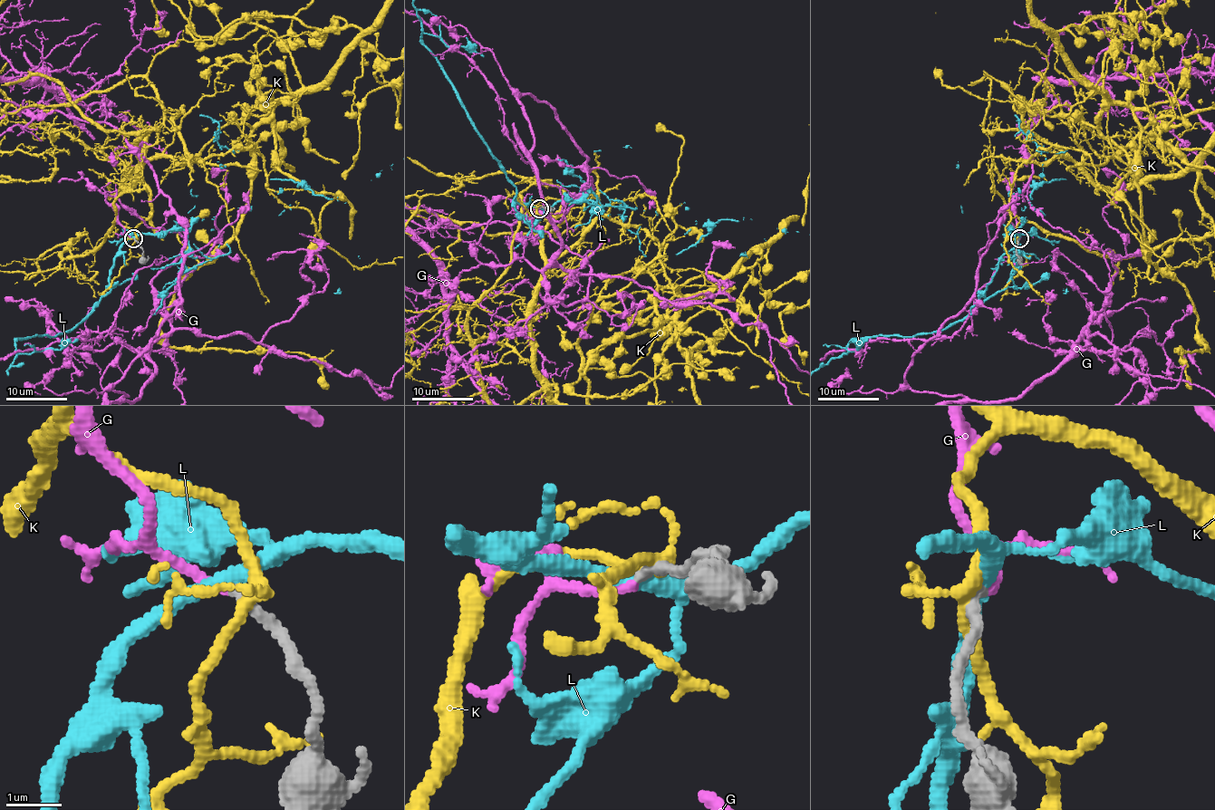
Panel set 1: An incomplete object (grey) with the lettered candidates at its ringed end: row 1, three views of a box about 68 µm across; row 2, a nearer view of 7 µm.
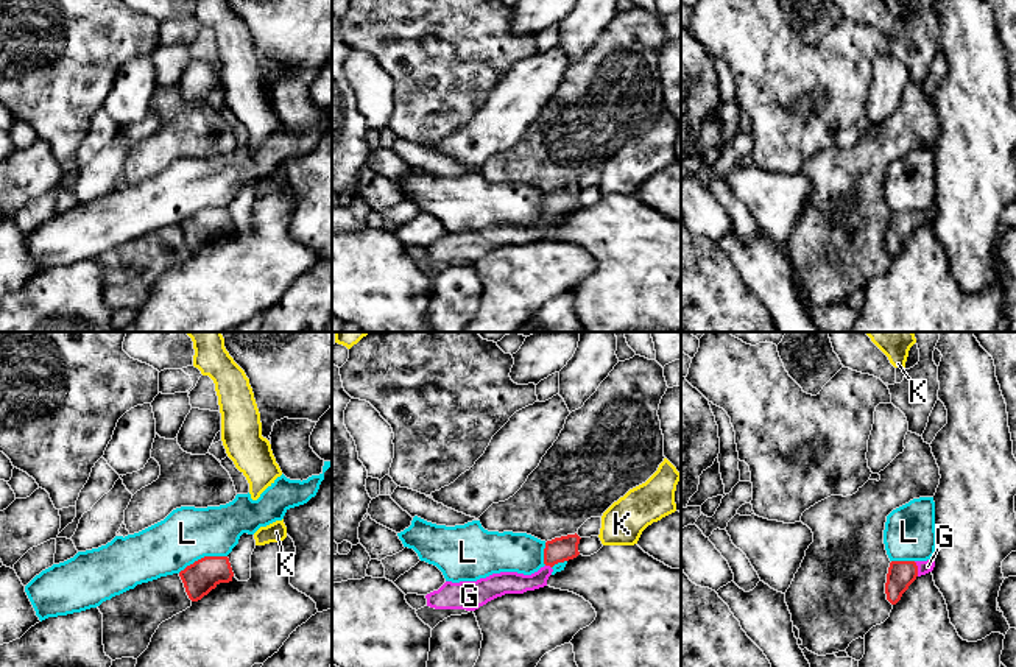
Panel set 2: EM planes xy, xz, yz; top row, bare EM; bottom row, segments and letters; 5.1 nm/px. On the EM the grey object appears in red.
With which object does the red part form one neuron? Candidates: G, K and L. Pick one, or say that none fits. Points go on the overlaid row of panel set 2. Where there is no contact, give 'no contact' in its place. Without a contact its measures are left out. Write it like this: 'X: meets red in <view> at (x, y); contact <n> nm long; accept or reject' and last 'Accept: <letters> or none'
G: meets red in yz at (917, 569); contact 80 nm long; accept
K: no contact; reject
L: meets red in xy at (201, 558); contact 280 nm long; reject
Accept: G

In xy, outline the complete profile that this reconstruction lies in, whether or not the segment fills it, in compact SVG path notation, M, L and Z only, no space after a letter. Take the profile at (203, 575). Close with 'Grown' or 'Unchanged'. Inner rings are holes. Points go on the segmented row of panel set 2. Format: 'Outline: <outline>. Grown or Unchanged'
Outline: M204 556L179 572L192 602L201 600L220 583L232 581L234 572L228 556Z. Unchanged

